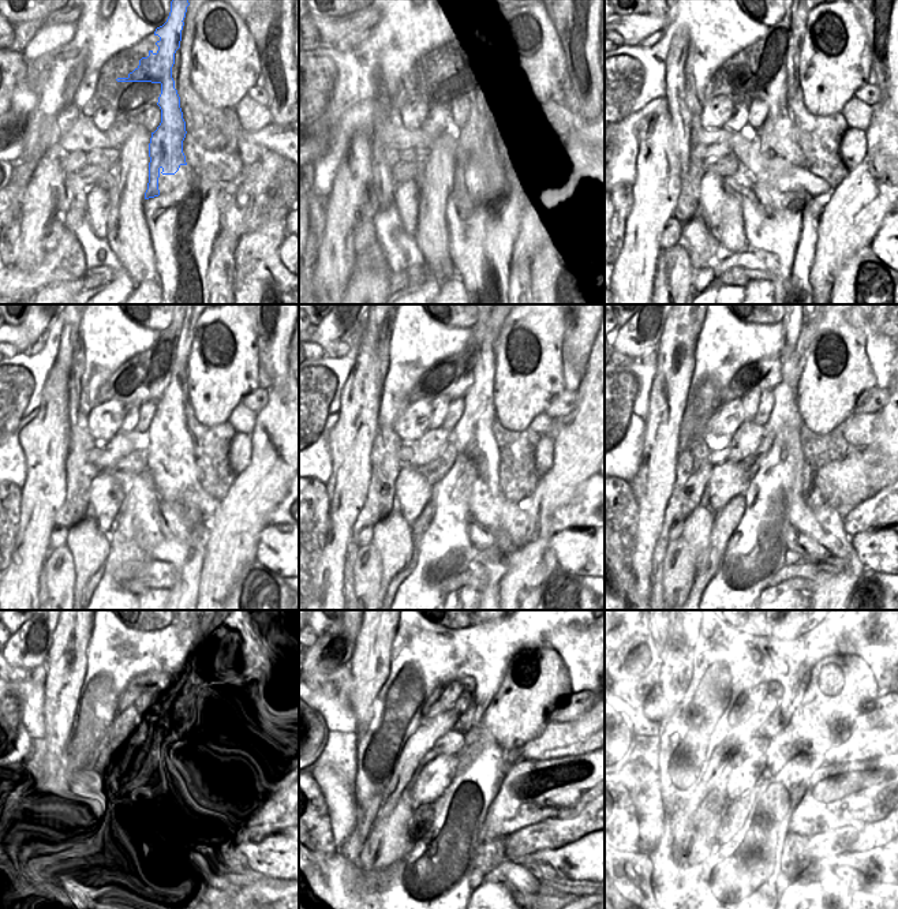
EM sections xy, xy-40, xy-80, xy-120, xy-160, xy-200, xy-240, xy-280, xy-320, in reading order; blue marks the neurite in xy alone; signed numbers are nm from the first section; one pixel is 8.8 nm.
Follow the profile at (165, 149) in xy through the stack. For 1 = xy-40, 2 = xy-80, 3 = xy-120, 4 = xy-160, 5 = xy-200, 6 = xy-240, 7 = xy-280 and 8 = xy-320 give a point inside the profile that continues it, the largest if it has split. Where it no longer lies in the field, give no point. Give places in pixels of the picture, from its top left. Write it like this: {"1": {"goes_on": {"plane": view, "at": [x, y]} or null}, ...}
{"1": {"goes_on": {"plane": "xy-40", "at": [464, 67]}}, "2": {"goes_on": {"plane": "xy-80", "at": [767, 64]}}, "3": {"goes_on": {"plane": "xy-120", "at": [154, 371]}}, "4": {"goes_on": {"plane": "xy-160", "at": [459, 373]}}, "5": {"goes_on": {"plane": "xy-200", "at": [766, 373]}}, "6": {"goes_on": {"plane": "xy-240", "at": [139, 683]}}, "7": {"goes_on": {"plane": "xy-280", "at": [436, 695]}}, "8": {"goes_on": {"plane": "xy-320", "at": [733, 711]}}}

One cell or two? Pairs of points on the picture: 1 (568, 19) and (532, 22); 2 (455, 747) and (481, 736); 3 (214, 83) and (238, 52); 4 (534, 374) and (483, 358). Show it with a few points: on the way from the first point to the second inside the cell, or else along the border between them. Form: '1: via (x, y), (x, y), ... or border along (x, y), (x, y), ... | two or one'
1: border along (547, 14), (564, 51) | two
2: border along (464, 747), (457, 754) | two
3: via (221, 75), (224, 66), (229, 60) | one
4: border along (500, 330), (494, 345), (496, 366), (491, 393) | two

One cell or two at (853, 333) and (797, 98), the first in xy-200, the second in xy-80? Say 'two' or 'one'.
two

